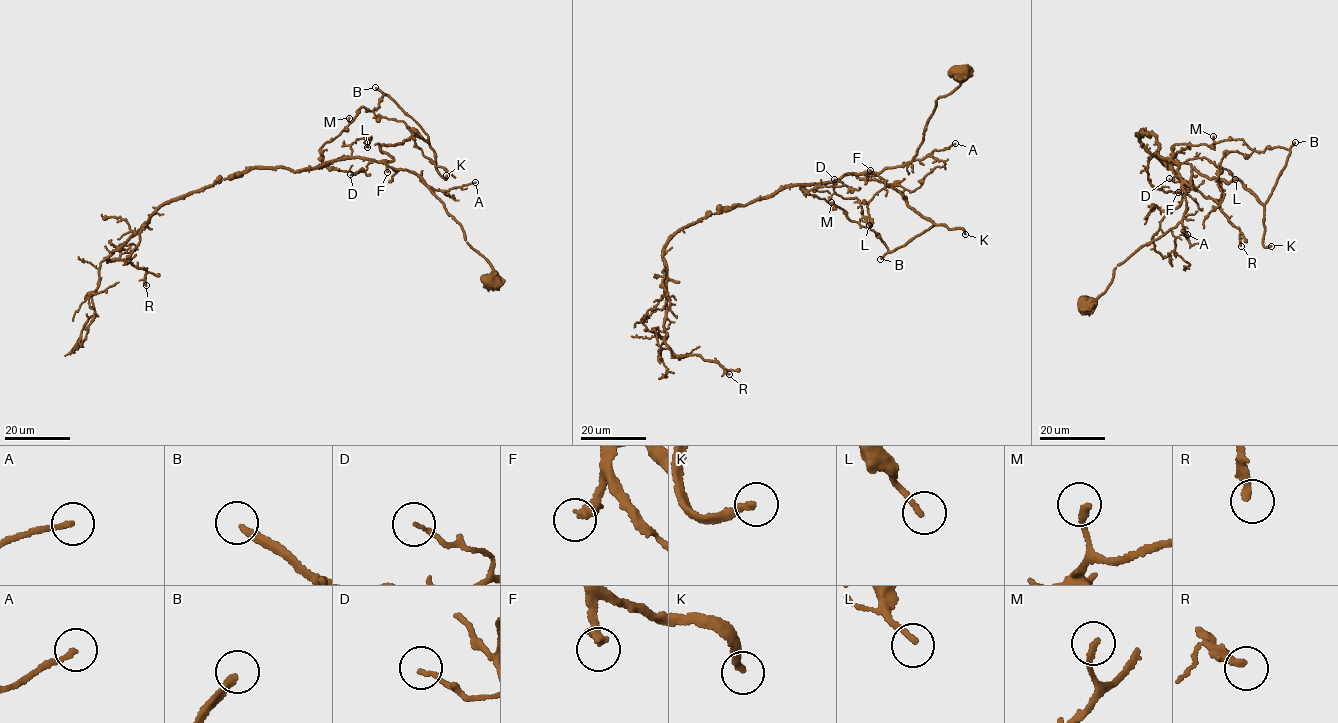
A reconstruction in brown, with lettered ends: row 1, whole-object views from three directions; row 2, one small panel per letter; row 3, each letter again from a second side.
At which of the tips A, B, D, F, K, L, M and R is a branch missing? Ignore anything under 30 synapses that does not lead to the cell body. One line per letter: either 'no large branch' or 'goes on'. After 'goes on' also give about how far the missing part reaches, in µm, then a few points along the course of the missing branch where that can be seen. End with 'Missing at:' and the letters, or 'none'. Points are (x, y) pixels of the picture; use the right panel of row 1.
A: no large branch
B: goes on | 140 µm
D: no large branch
F: goes on | 70 µm | (1178, 192), (1169, 195), (1162, 221), (1116, 247), (1096, 252), (1088, 261), (1085, 302), (1079, 306)
K: goes on | 250 µm
L: no large branch
M: no large branch
R: no large branch
Missing at: B, F, K

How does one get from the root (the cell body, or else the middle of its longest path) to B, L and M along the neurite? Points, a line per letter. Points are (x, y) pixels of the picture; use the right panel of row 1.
B: (1084, 304), (1105, 292), (1115, 267), (1181, 221), (1191, 170), (1237, 179), (1264, 203), (1295, 142)
L: (1084, 304), (1105, 292), (1115, 267), (1181, 221), (1186, 206), (1177, 170), (1180, 164), (1204, 157), (1235, 179)
M: (1084, 304), (1105, 292), (1115, 267), (1181, 221), (1193, 169), (1237, 179), (1265, 202), (1289, 151), (1213, 136)

